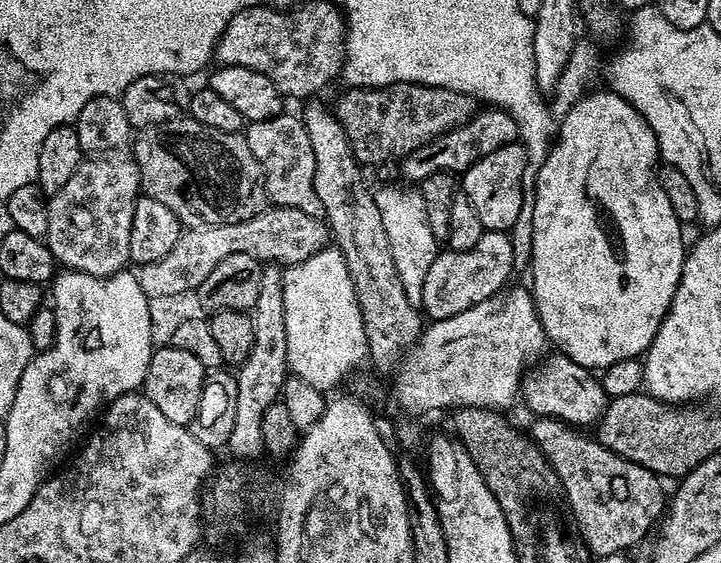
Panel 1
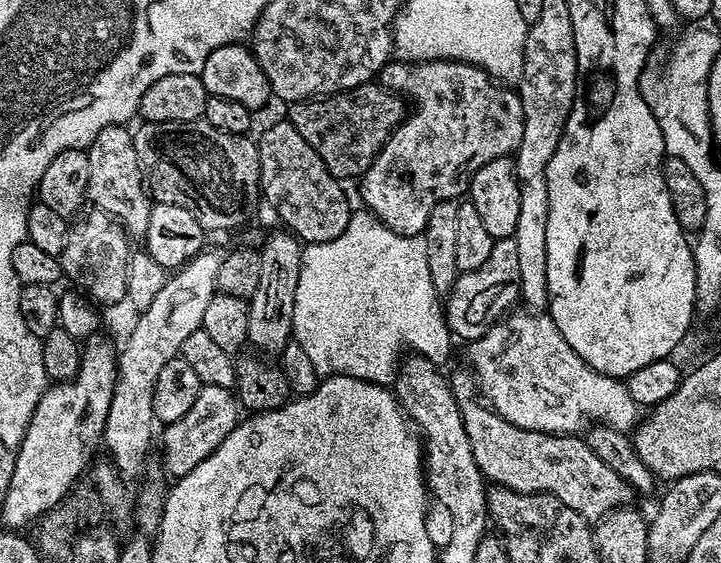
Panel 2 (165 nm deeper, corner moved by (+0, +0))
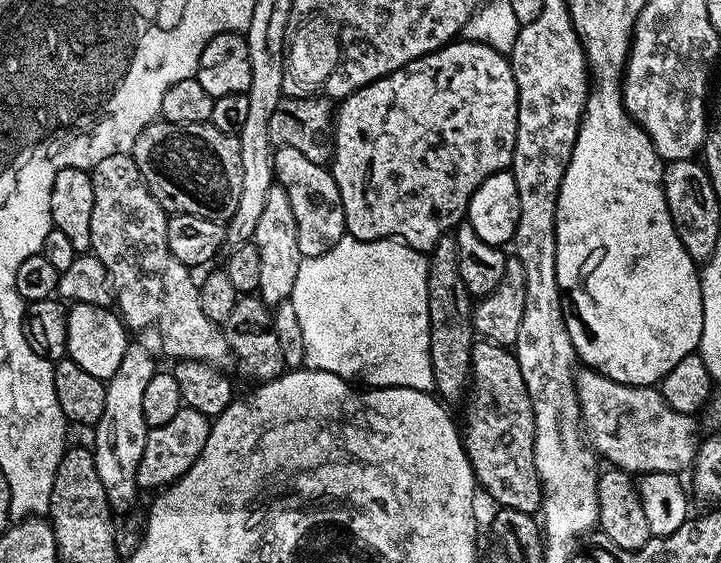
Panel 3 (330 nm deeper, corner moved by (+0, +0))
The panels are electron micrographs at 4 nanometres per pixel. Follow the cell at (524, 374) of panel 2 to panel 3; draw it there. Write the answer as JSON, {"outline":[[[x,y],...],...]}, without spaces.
{"outline":[[[584,366],[576,373],[576,393],[583,431],[591,447],[603,459],[605,456],[609,465],[629,474],[684,474],[696,461],[697,421],[686,414],[678,414],[678,410],[671,408],[655,387],[639,388],[614,382],[600,372]]]}

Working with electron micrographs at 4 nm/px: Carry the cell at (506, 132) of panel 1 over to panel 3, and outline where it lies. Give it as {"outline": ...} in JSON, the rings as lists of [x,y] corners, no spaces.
{"outline":[[[457,39],[451,44],[445,44],[437,52],[426,54],[394,70],[390,75],[375,80],[373,84],[367,84],[365,88],[351,92],[349,96],[339,101],[335,109],[334,135],[330,140],[330,171],[338,186],[338,194],[342,198],[347,235],[353,236],[355,240],[400,240],[414,250],[425,254],[431,253],[433,246],[443,236],[449,235],[456,225],[467,217],[468,203],[474,190],[478,190],[478,186],[482,186],[482,182],[486,182],[490,174],[511,169],[517,134],[518,86],[514,82],[511,59],[505,53],[480,44],[476,40]]]}

